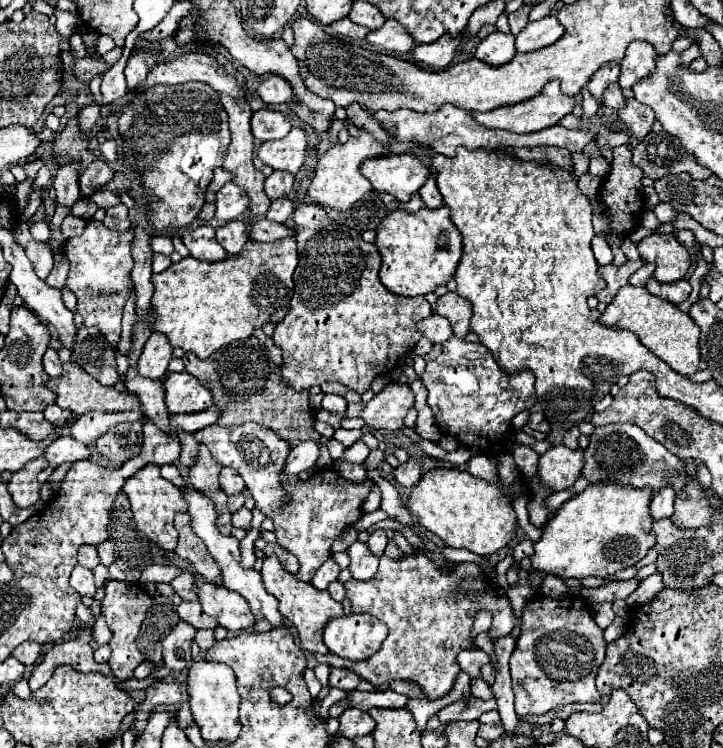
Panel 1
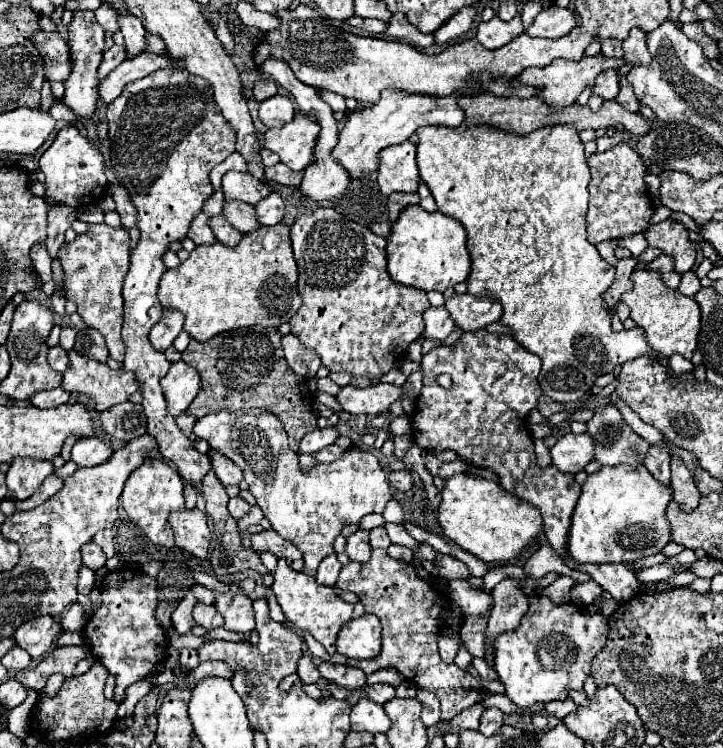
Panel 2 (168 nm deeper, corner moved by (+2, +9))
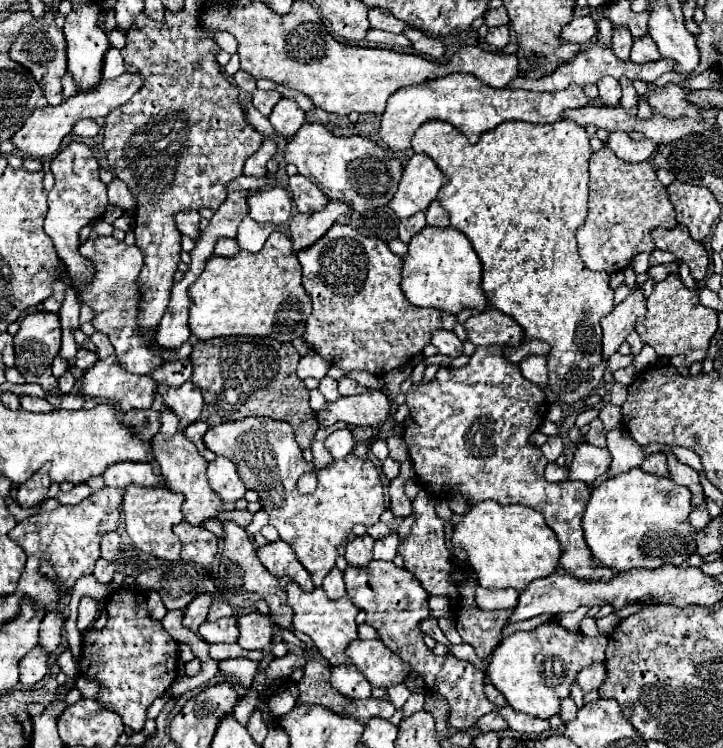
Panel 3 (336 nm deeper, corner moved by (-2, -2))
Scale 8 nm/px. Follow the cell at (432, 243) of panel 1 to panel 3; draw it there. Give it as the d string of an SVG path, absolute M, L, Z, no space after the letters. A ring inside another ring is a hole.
M424 226L424 232L416 234L408 244L408 254L402 258L402 292L416 306L428 306L458 314L462 308L486 310L488 302L480 288L482 264L470 244L470 240L456 228L432 228Z

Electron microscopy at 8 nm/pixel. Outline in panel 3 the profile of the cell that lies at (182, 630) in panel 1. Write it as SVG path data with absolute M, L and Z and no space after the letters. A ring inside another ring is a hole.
M198 594L184 610L184 618L182 618L182 624L186 628L190 628L192 632L198 632L198 626L206 620L206 614L208 614L208 606L212 604L212 598L206 596L206 594Z

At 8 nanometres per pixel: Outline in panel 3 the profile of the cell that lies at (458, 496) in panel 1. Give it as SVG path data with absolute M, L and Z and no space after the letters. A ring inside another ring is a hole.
M484 500L470 506L462 514L462 522L454 528L450 542L466 550L468 564L474 568L480 586L484 588L516 588L524 590L532 580L544 578L554 572L562 548L554 532L544 524L544 516L520 504L496 504Z

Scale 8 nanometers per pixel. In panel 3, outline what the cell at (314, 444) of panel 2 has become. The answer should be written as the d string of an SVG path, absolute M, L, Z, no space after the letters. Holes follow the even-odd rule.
M346 428L346 430L336 430L332 432L326 440L324 440L324 446L326 450L338 460L338 458L346 458L352 448L354 448L354 438L352 438L352 432Z

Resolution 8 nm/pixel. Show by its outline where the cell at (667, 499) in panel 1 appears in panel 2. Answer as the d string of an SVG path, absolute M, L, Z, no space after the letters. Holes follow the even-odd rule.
M650 445L644 457L644 465L664 485L670 483L670 453L660 445Z

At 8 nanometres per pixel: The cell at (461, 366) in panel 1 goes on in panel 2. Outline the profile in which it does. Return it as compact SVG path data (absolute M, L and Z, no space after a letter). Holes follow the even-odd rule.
M474 331L464 333L462 339L456 345L442 345L432 349L422 357L422 371L424 371L424 387L420 391L420 397L414 401L414 413L412 413L412 439L418 447L426 451L454 451L460 459L472 463L474 467L490 469L496 477L502 489L508 493L520 497L522 501L534 505L540 509L544 519L544 535L548 539L548 545L564 559L564 563L576 571L588 573L592 581L596 581L604 591L608 591L619 603L630 601L634 595L638 595L640 581L636 575L628 569L624 563L576 563L568 555L568 531L570 531L570 519L576 507L576 501L580 497L580 485L576 483L574 475L560 473L550 465L548 469L540 469L534 455L534 441L528 431L528 413L536 409L538 397L542 393L538 385L540 375L540 357L524 349L518 341L514 341L510 335L500 333L488 333L488 331ZM440 373L448 373L452 377L452 387L444 389L436 383L436 377Z

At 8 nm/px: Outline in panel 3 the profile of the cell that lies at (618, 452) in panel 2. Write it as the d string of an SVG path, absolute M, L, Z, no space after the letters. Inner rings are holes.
M608 404L608 406L604 406L600 410L600 420L604 424L604 430L612 430L612 428L620 426L620 422L622 422L622 410L618 406Z

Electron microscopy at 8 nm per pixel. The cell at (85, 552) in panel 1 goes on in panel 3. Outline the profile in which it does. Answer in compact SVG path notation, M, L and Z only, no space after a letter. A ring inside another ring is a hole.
M100 558L98 562L96 562L96 568L94 568L94 576L96 576L96 580L98 582L110 582L112 580L112 576L114 576L114 564L112 562L108 562L108 560L104 560L104 558Z

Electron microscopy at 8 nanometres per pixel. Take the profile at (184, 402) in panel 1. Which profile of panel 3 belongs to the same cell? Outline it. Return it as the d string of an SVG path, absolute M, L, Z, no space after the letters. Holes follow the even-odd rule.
M184 382L178 388L168 386L168 384L160 384L158 392L162 394L164 404L168 408L172 408L176 412L176 416L180 418L180 424L178 424L180 432L200 418L200 412L202 412L202 392L192 382Z

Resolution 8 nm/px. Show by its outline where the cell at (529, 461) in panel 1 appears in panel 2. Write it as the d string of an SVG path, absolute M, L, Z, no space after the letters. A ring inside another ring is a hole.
M536 439L534 445L536 445L536 459L538 459L538 465L540 465L540 467L548 467L548 465L552 463L550 451L548 451L546 445L542 443L542 439Z

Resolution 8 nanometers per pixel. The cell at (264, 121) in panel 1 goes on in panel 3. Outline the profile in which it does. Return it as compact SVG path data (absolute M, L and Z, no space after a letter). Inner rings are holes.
M282 98L274 106L268 120L280 136L294 136L300 130L300 126L304 124L304 116L306 116L304 110L296 102Z

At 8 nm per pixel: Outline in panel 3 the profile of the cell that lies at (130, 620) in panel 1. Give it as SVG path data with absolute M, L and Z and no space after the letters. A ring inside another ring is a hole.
M122 586L106 598L108 622L102 630L82 632L82 654L78 670L86 678L102 684L98 700L104 708L116 712L126 726L142 730L146 708L166 694L178 676L178 642L154 620L146 606L146 594L136 586Z

